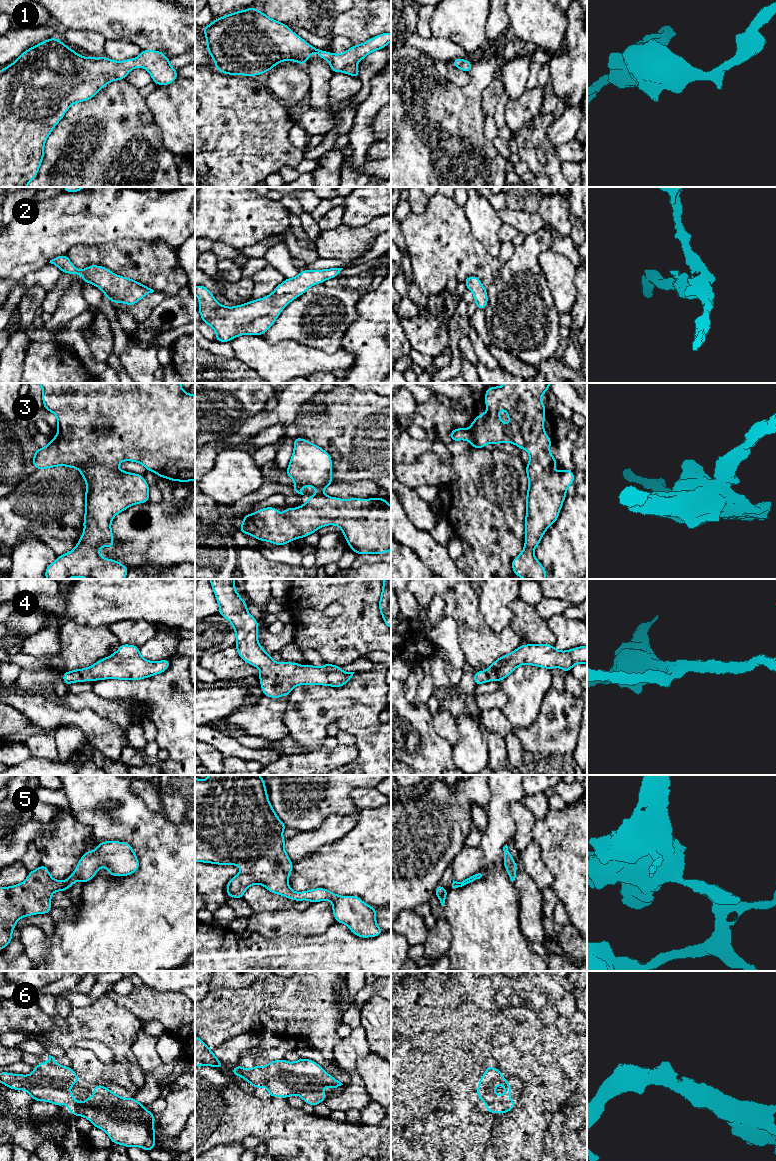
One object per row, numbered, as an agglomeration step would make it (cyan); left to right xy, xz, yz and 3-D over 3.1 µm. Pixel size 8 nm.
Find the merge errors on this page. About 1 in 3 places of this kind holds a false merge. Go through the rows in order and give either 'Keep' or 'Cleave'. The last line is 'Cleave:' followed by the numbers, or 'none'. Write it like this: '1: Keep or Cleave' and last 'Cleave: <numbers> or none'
1: Keep
2: Keep
3: Keep
4: Keep
5: Keep
6: Keep
Cleave: none

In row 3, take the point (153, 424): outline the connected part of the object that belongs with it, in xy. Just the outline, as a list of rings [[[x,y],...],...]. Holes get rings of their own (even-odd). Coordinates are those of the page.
[[[38,383],[43,390],[42,400],[46,410],[54,413],[57,417],[57,435],[44,447],[35,451],[32,459],[35,469],[47,469],[57,466],[67,466],[80,470],[81,476],[87,485],[85,492],[85,515],[84,515],[84,533],[77,542],[76,547],[64,555],[57,556],[57,559],[45,570],[46,579],[70,579],[71,577],[88,578],[88,579],[124,579],[128,574],[126,568],[119,561],[108,558],[102,558],[99,555],[100,548],[106,546],[113,548],[113,534],[111,530],[111,522],[113,518],[120,512],[126,510],[132,505],[149,502],[149,485],[144,476],[136,473],[128,473],[118,468],[122,461],[132,461],[142,464],[147,471],[156,473],[159,477],[167,478],[174,482],[189,482],[195,480],[195,395],[186,393],[181,383]]]

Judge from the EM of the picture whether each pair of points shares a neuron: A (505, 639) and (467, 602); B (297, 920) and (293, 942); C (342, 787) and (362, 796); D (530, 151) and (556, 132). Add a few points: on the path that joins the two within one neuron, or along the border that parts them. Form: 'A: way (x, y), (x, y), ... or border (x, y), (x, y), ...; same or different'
A: way (492, 639), (468, 615); same
B: border (317, 933), (309, 935), (281, 934), (271, 938); different
C: border (374, 786), (358, 786), (350, 792), (355, 808); different
D: border (553, 120), (547, 130), (547, 139), (555, 150); different

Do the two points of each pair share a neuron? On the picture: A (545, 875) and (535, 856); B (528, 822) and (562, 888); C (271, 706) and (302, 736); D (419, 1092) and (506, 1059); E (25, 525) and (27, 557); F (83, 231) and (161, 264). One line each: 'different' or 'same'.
A: same
B: different
C: different
D: different
E: different
F: different

